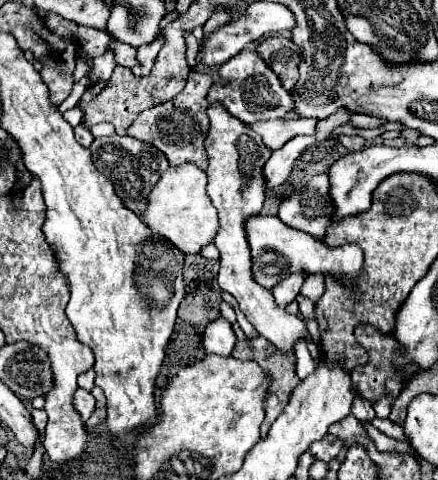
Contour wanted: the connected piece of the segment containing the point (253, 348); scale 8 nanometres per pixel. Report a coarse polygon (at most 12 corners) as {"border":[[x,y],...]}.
{"border":[[265,337],[237,341],[235,359],[269,373],[261,437],[283,413],[293,389],[295,355],[277,353]]}

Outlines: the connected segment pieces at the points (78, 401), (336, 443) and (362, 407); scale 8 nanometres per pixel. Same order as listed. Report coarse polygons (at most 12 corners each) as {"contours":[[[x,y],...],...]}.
{"contours":[[[77,389],[73,395],[73,407],[85,423],[93,409],[95,397]],[[333,435],[313,443],[309,451],[315,459],[329,463],[339,455],[341,441]],[[357,397],[351,413],[359,421],[373,421],[375,413],[367,399]]]}

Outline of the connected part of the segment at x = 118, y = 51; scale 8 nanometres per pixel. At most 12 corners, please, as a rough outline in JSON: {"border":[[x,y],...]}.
{"border":[[111,41],[107,51],[115,55],[121,67],[137,65],[137,49]]}

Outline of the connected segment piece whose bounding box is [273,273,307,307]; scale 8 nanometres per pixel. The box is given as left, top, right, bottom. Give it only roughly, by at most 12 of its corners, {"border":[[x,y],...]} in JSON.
{"border":[[293,273],[273,289],[277,305],[295,301],[307,273]]}

